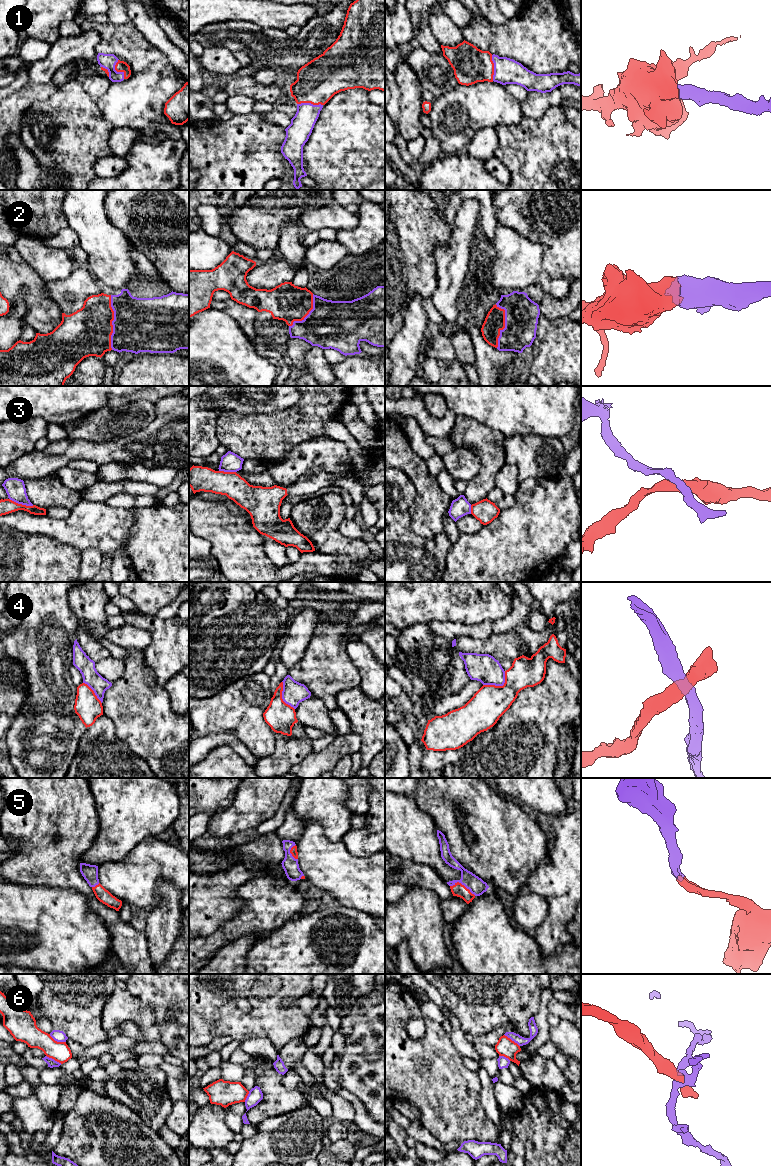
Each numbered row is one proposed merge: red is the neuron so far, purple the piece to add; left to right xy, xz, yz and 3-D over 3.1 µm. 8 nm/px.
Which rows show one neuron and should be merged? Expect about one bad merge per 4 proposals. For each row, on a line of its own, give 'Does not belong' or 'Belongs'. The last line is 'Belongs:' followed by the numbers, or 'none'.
1: Belongs
2: Belongs
3: Does not belong
4: Does not belong
5: Belongs
6: Does not belong
Belongs: 1, 2, 5

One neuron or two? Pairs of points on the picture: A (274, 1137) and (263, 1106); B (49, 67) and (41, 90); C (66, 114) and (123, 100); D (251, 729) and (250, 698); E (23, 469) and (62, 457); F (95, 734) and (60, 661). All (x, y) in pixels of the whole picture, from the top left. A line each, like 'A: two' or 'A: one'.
A: two
B: two
C: two
D: one
E: one
F: two

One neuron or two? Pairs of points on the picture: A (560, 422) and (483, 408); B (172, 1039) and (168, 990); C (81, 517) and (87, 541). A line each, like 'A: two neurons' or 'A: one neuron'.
A: one neuron
B: one neuron
C: one neuron

